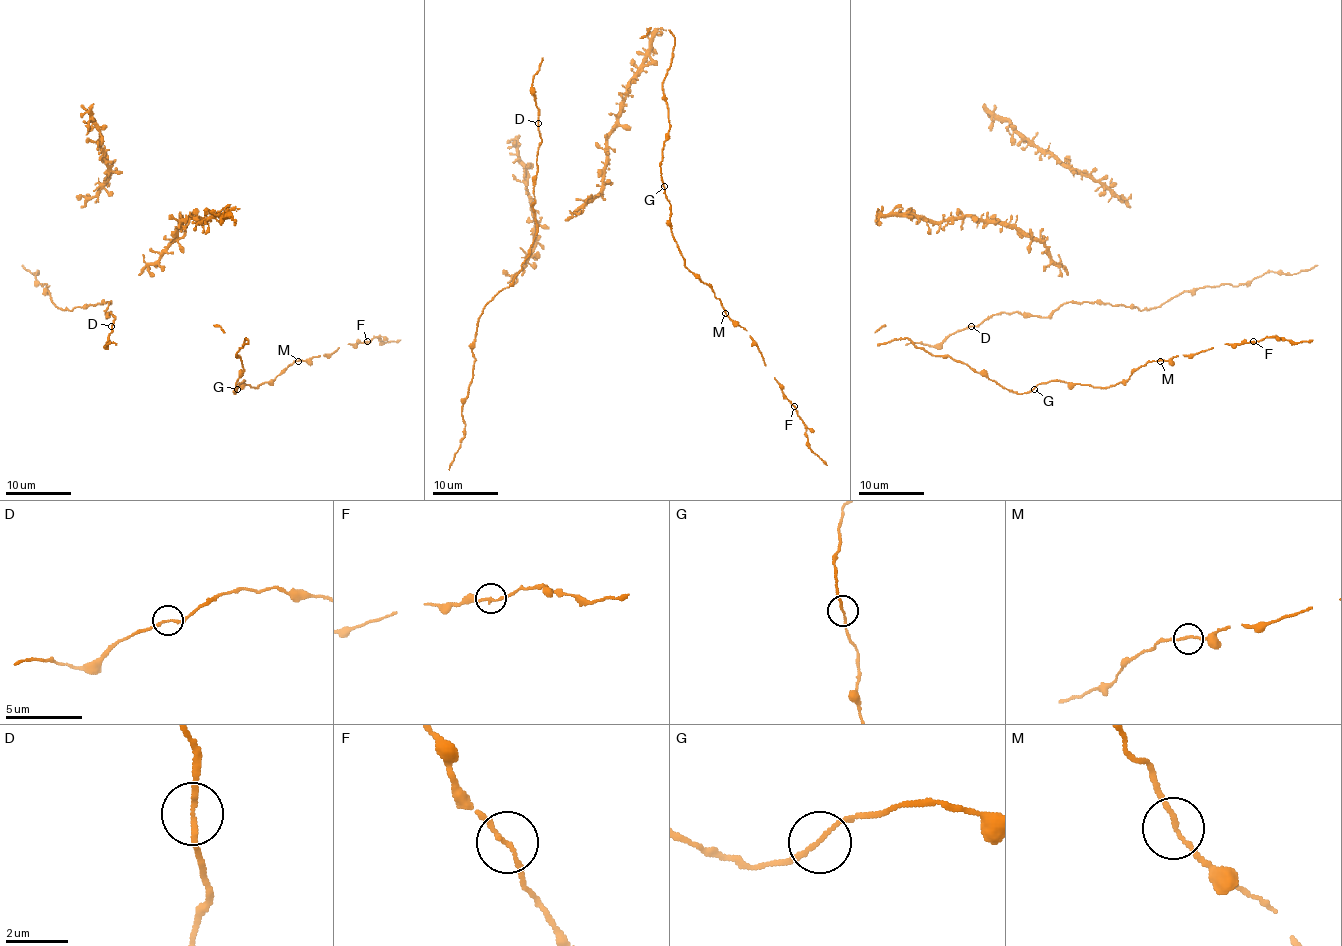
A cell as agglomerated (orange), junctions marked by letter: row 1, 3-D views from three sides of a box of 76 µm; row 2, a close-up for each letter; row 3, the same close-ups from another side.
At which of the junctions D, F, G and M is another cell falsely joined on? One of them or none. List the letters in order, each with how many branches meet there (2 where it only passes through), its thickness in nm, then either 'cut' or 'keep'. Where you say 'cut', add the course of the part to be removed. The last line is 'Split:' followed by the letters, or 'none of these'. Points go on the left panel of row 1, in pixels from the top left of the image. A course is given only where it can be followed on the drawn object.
D: 2 | 160 nm | keep
F: 2 | 140 nm | keep
G: 2 | 140 nm | keep
M: 2 | 140 nm | keep
Split: none of these

